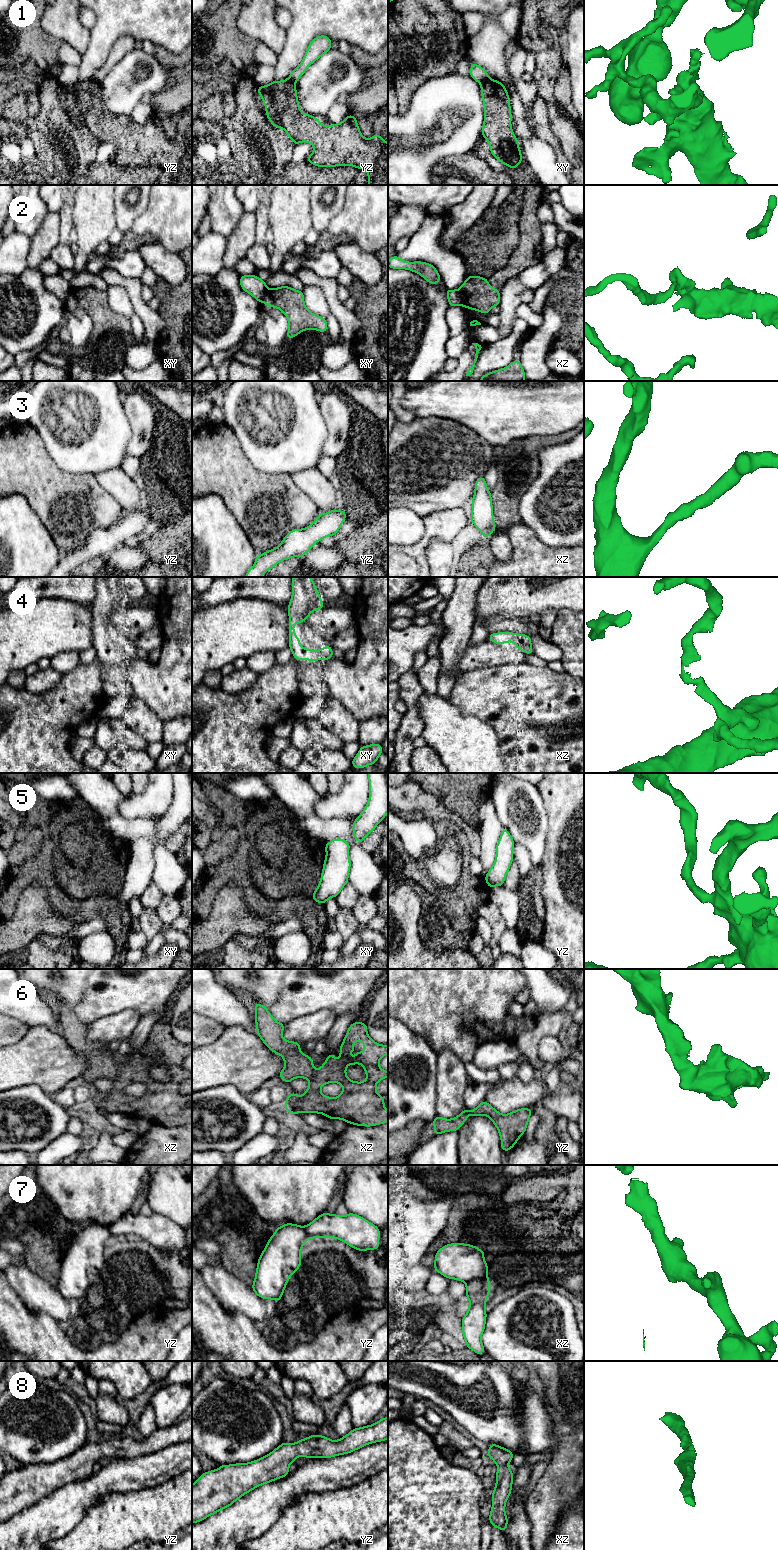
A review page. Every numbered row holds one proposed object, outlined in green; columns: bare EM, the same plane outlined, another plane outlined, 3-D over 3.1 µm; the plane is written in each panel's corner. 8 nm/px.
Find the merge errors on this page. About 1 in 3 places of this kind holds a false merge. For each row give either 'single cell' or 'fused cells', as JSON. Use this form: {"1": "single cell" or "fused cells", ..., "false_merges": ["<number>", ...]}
{"1": "fused cells", "2": "fused cells", "3": "single cell", "4": "single cell", "5": "single cell", "6": "single cell", "7": "fused cells", "8": "single cell", "false_merges": ["1", "2", "7"]}

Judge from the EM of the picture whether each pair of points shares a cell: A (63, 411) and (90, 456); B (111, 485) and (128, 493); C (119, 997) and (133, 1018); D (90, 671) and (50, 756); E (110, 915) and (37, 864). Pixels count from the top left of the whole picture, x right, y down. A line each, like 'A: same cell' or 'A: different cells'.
A: same cell
B: same cell
C: different cells
D: same cell
E: same cell

